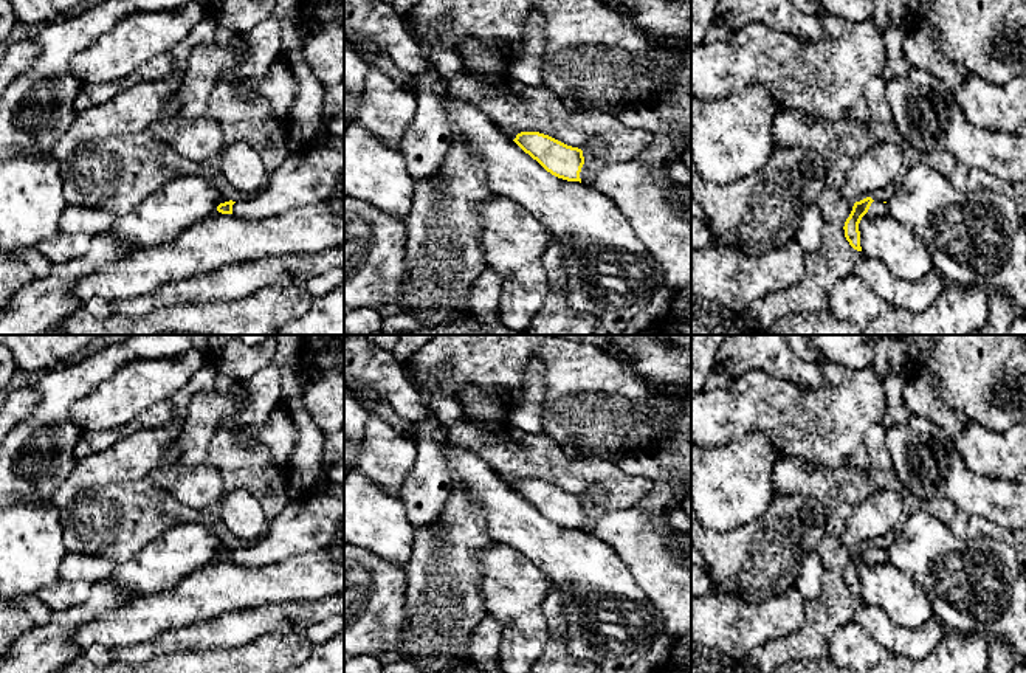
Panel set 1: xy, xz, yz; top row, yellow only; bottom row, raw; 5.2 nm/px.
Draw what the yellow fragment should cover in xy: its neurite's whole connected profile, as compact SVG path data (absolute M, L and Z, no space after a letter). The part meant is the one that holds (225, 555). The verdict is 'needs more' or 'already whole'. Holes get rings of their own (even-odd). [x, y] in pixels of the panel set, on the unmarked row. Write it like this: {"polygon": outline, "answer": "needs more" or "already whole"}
{"polygon": "M327 479L319 492L290 501L256 544L220 550L217 558L242 566L267 566L325 550L335 541L344 546L344 485Z", "answer": "needs more"}

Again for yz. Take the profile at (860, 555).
{"polygon": "M866 544L854 550L852 558L845 569L843 577L846 588L857 599L862 599L859 571L866 560L876 564L883 564L888 561L888 555L887 550L876 549L871 544Z", "answer": "needs more"}

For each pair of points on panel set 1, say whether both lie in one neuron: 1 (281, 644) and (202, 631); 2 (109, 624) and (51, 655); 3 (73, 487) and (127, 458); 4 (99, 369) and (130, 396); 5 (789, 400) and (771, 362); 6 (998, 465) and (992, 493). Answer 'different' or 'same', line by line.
1: different
2: different
3: same
4: different
5: different
6: different

